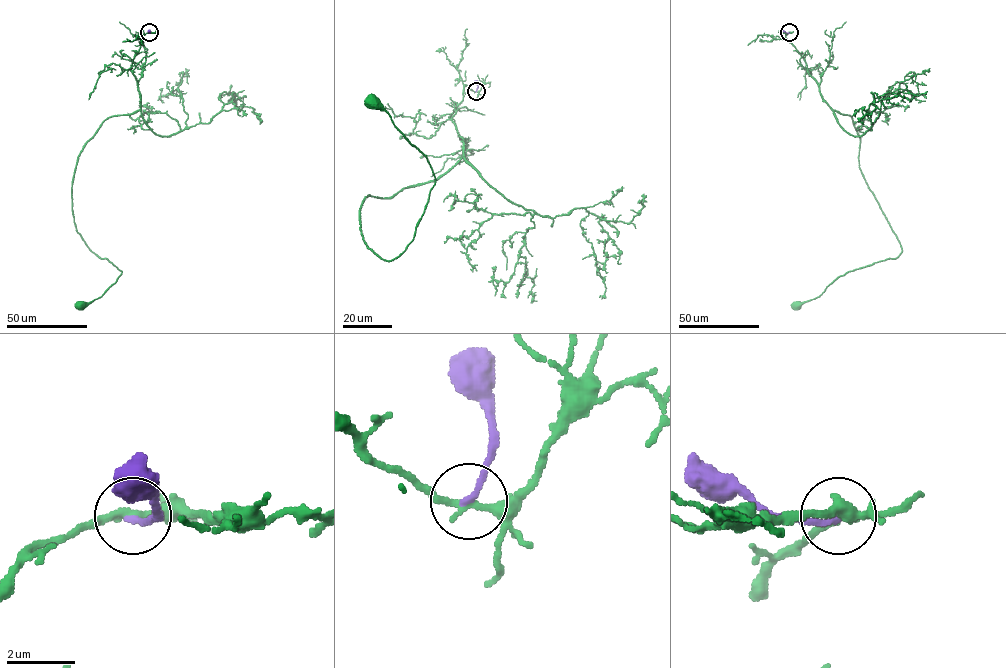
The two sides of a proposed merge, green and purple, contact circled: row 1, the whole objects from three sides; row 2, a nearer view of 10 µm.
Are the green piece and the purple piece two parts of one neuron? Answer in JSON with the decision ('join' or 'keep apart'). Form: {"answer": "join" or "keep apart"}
{"answer": "keep apart"}

